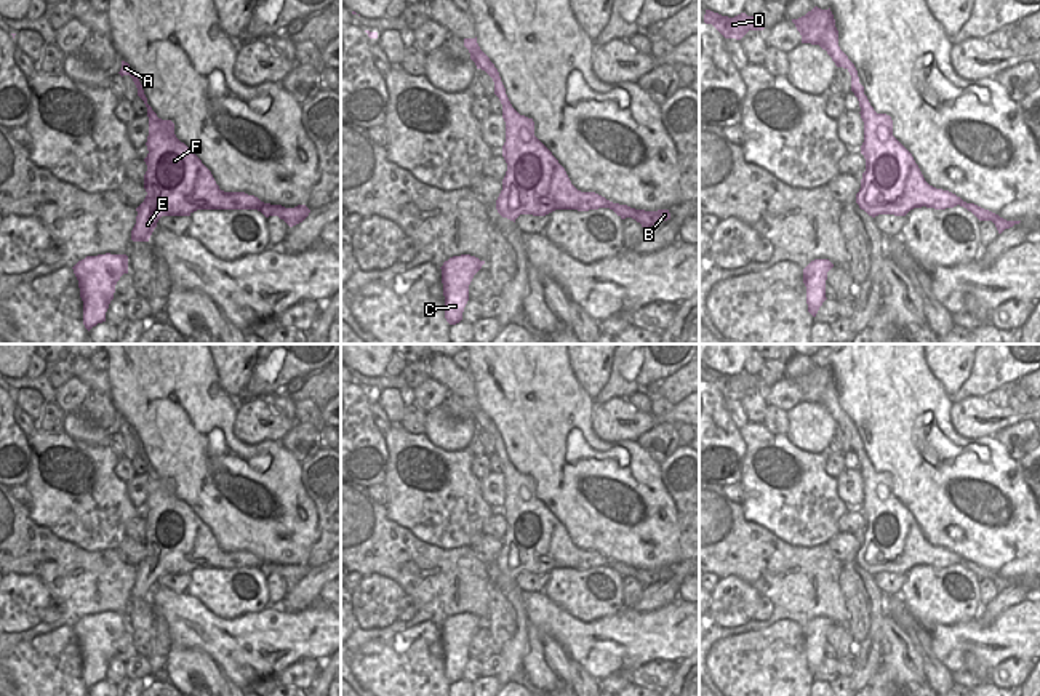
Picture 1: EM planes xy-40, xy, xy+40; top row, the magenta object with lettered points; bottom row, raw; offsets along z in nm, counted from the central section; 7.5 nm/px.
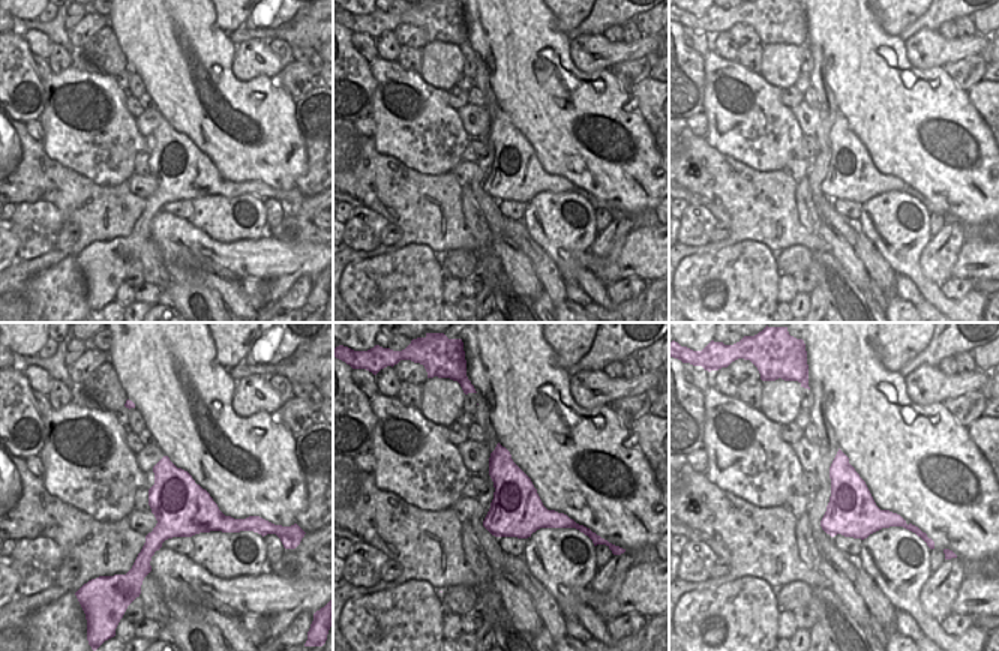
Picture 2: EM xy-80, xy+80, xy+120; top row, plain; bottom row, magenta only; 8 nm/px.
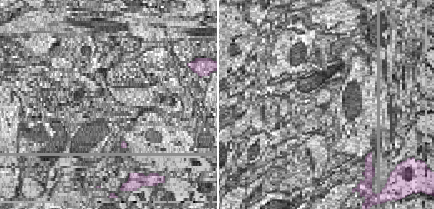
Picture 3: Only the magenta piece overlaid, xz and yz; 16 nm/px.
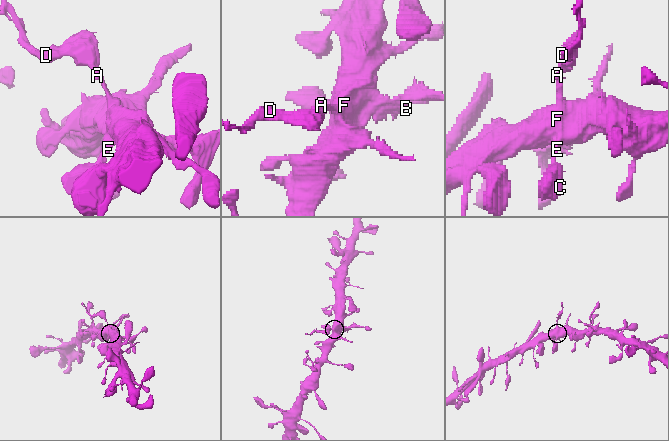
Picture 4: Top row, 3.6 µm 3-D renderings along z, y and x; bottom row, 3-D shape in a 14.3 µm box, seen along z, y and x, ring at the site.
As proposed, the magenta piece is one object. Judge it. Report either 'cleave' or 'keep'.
keep

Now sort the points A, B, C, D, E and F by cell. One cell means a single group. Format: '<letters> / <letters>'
A B C D E F

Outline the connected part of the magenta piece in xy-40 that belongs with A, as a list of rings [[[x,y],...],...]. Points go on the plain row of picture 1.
[[[122,419],[118,430],[130,434],[144,459],[149,475],[147,530],[144,533],[144,560],[136,566],[133,600],[149,600],[162,574],[190,574],[197,568],[258,568],[266,576],[278,574],[290,586],[302,581],[310,568],[306,563],[285,566],[261,560],[245,550],[224,550],[211,530],[174,493],[174,482],[162,478],[147,462],[142,443],[128,421]]]

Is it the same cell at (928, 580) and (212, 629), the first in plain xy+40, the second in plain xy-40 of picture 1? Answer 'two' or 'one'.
two

